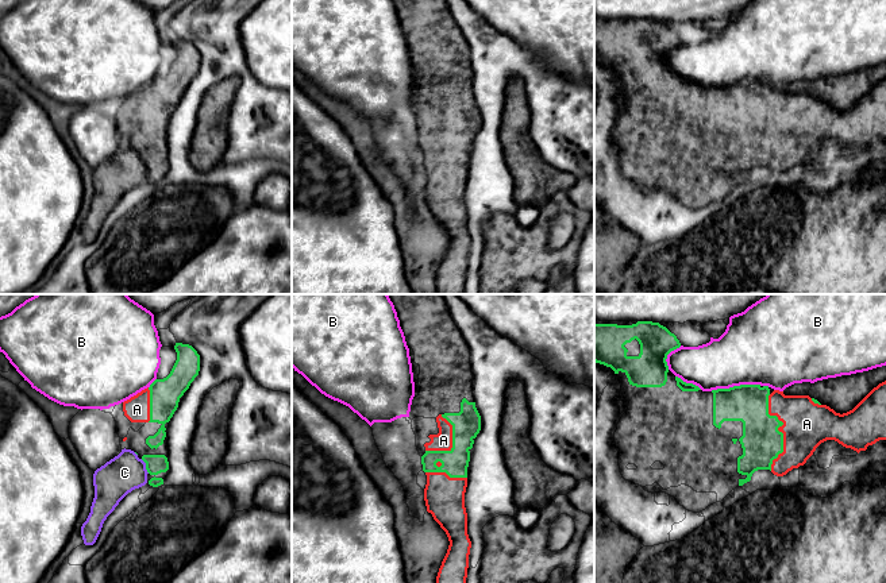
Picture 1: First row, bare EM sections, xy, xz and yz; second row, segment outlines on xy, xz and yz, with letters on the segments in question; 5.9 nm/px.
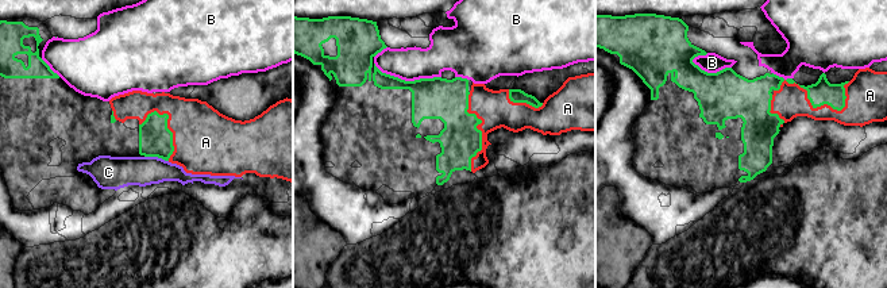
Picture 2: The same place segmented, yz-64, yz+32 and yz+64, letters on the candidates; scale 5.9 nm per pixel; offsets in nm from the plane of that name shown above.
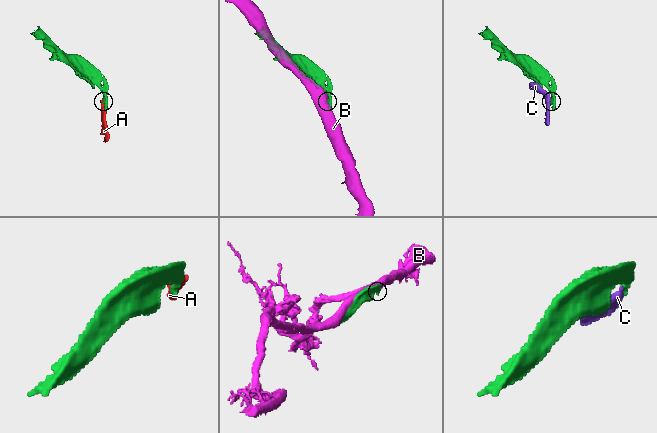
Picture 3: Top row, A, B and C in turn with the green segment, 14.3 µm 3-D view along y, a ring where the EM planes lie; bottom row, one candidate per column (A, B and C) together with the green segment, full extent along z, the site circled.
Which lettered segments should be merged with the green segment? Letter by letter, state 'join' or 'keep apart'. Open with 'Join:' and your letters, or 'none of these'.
Join: A
A: join
B: keep apart
C: keep apart

